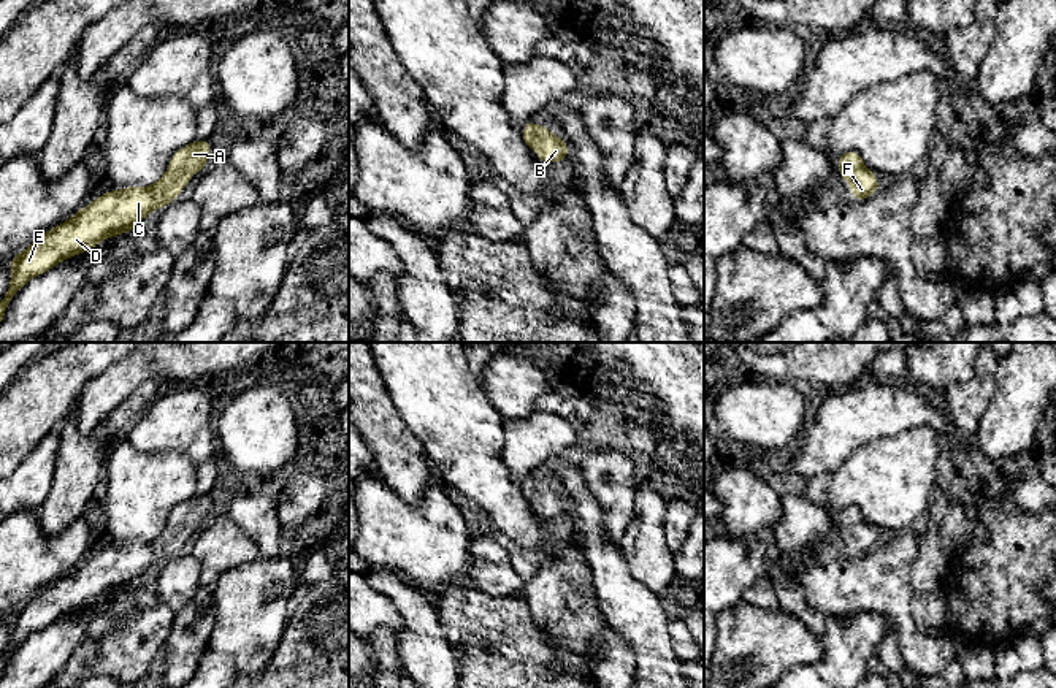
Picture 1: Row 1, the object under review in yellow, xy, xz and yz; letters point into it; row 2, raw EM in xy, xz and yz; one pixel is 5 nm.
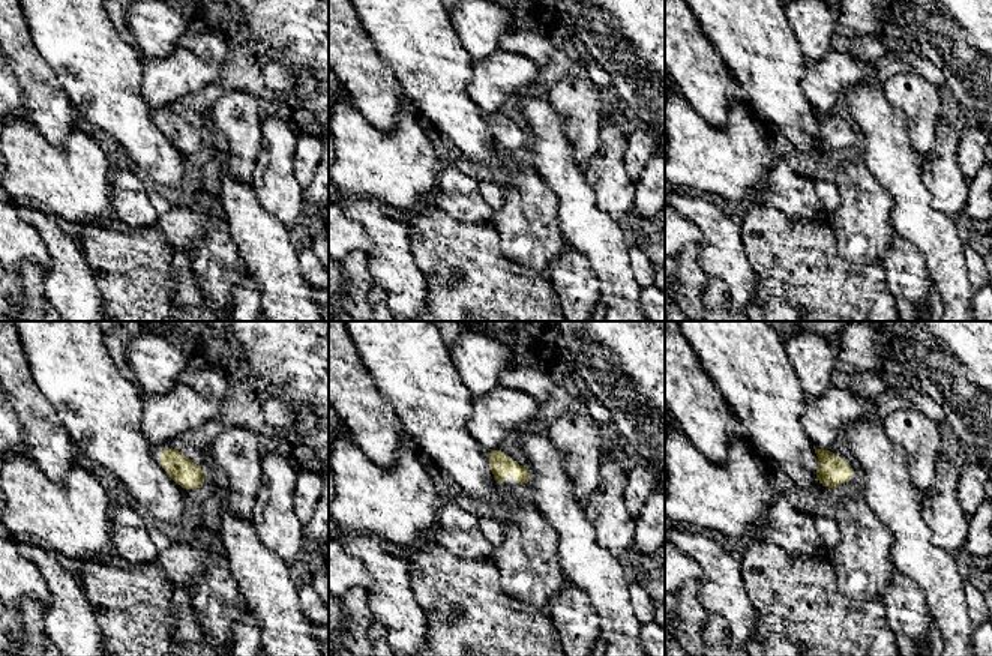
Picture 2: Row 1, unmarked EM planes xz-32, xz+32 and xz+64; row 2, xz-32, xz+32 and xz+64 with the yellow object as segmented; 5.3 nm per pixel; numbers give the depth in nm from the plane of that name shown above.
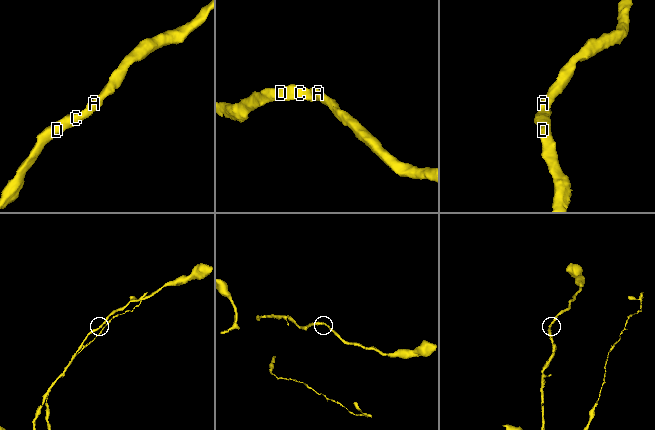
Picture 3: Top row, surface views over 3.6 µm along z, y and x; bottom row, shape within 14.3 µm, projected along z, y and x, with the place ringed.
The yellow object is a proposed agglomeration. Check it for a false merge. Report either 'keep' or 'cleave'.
keep

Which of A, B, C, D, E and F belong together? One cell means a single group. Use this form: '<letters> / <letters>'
A B C D E F

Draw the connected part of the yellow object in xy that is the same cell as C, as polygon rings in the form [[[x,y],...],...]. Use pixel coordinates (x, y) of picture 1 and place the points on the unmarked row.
[[[209,495],[193,496],[174,507],[165,529],[151,542],[133,541],[106,547],[70,575],[41,588],[10,617],[11,639],[0,656],[0,678],[13,652],[30,633],[49,626],[73,610],[87,607],[101,594],[132,587],[152,566],[174,556],[190,531],[205,523],[209,506]]]

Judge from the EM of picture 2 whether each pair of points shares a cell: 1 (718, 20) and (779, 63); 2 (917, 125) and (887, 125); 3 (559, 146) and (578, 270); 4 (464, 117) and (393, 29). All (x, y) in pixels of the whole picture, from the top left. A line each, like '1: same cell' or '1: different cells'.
1: same cell
2: different cells
3: different cells
4: same cell

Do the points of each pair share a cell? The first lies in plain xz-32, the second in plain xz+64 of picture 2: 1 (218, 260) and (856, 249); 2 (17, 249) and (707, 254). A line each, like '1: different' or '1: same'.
1: same
2: different

